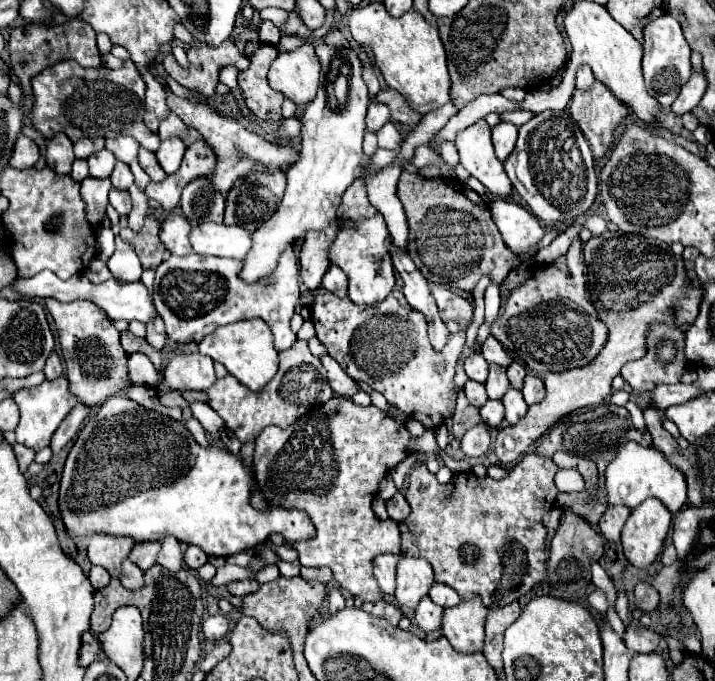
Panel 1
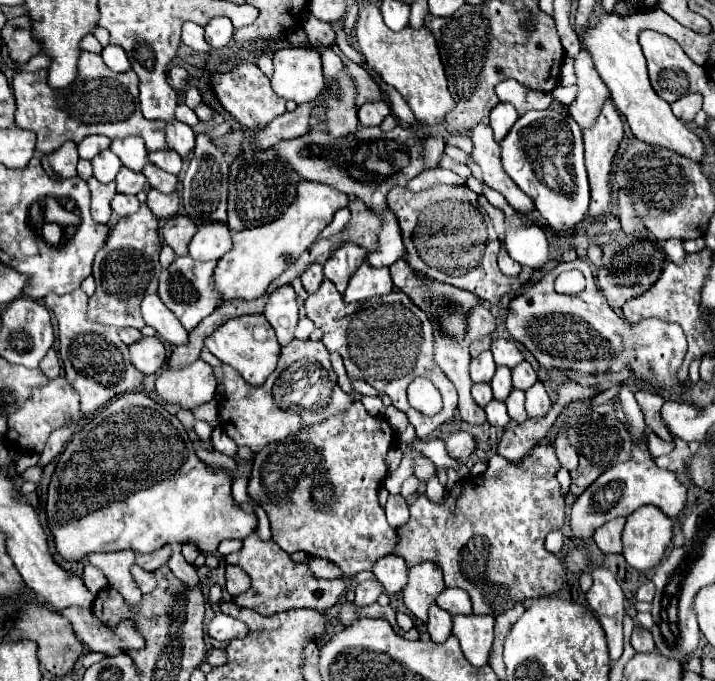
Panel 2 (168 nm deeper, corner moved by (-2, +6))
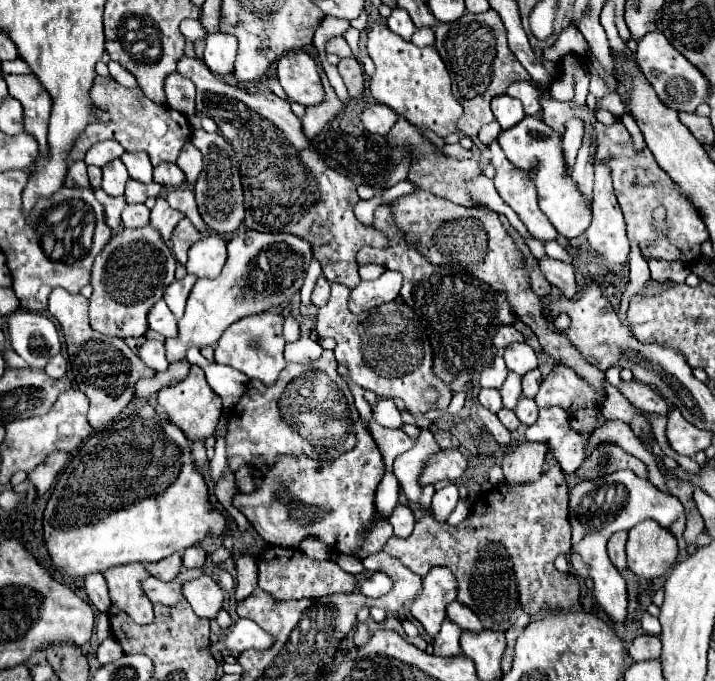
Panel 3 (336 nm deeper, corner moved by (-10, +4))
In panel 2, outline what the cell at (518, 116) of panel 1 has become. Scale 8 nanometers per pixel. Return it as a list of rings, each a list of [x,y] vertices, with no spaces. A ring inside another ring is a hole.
[[[506,80],[500,82],[496,86],[496,94],[502,102],[510,102],[518,114],[526,114],[528,110],[544,110],[550,106],[550,102],[554,100],[552,94],[548,92],[538,92],[538,90],[530,90],[524,88],[522,84],[518,84],[516,80]]]

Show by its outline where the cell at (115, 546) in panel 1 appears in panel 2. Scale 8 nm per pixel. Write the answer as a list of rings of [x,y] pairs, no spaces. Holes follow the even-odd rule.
[[[92,552],[88,556],[88,562],[104,572],[110,586],[116,588],[122,596],[126,596],[126,602],[130,606],[140,604],[142,592],[134,584],[130,576],[130,566],[134,564],[134,552]]]

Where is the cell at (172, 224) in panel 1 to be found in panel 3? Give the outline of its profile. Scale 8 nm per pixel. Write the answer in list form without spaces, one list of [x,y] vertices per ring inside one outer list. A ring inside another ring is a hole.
[[[182,218],[182,222],[178,222],[178,226],[174,228],[174,234],[172,234],[172,252],[180,264],[186,264],[188,248],[194,242],[198,242],[200,238],[202,238],[200,232],[190,224],[188,218]]]

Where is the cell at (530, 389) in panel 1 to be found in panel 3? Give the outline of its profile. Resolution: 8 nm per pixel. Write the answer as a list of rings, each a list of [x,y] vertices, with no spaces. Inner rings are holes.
[[[542,408],[538,420],[526,430],[526,440],[548,444],[554,460],[566,474],[576,472],[586,458],[584,446],[588,438],[570,430],[568,412],[562,408]]]

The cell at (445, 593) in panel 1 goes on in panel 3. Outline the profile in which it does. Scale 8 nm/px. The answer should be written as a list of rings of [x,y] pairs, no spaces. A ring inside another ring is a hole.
[[[452,602],[452,604],[448,606],[446,614],[448,614],[448,618],[450,618],[454,624],[458,624],[462,630],[474,630],[474,632],[482,630],[482,622],[478,620],[478,616],[476,616],[472,610],[468,610],[464,604],[460,604],[460,602]]]

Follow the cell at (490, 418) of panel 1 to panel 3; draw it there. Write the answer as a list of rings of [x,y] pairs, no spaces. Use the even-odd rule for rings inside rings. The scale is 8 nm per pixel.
[[[502,408],[502,410],[498,412],[498,418],[500,418],[500,422],[502,422],[508,430],[516,430],[516,428],[520,426],[516,414],[514,414],[512,410],[508,410],[508,408]]]

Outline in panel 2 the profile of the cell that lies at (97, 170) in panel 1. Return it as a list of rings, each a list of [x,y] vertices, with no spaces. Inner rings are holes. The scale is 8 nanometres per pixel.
[[[108,148],[108,150],[104,150],[104,152],[100,152],[98,156],[92,158],[92,166],[94,166],[94,178],[96,180],[112,182],[116,178],[116,174],[118,174],[122,162]]]

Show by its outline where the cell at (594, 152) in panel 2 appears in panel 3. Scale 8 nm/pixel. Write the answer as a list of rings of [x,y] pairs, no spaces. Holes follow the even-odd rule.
[[[596,166],[594,202],[592,202],[592,224],[586,230],[586,238],[588,238],[588,244],[592,246],[592,250],[596,250],[602,258],[606,258],[612,268],[618,268],[620,264],[624,264],[624,260],[628,256],[628,250],[630,250],[628,238],[626,238],[626,224],[624,224],[624,216],[622,216],[622,210],[618,206],[616,194],[612,190],[610,170],[606,166]]]

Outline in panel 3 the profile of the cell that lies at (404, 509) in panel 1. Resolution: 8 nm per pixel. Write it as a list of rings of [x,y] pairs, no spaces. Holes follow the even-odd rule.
[[[398,504],[392,512],[392,516],[388,518],[388,522],[394,526],[394,536],[398,536],[398,538],[408,538],[414,530],[414,516],[408,506]]]

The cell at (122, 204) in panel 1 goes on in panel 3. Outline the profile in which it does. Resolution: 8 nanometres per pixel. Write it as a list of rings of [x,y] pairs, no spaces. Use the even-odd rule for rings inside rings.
[[[128,204],[122,212],[124,228],[142,228],[150,222],[150,210],[144,204]]]

